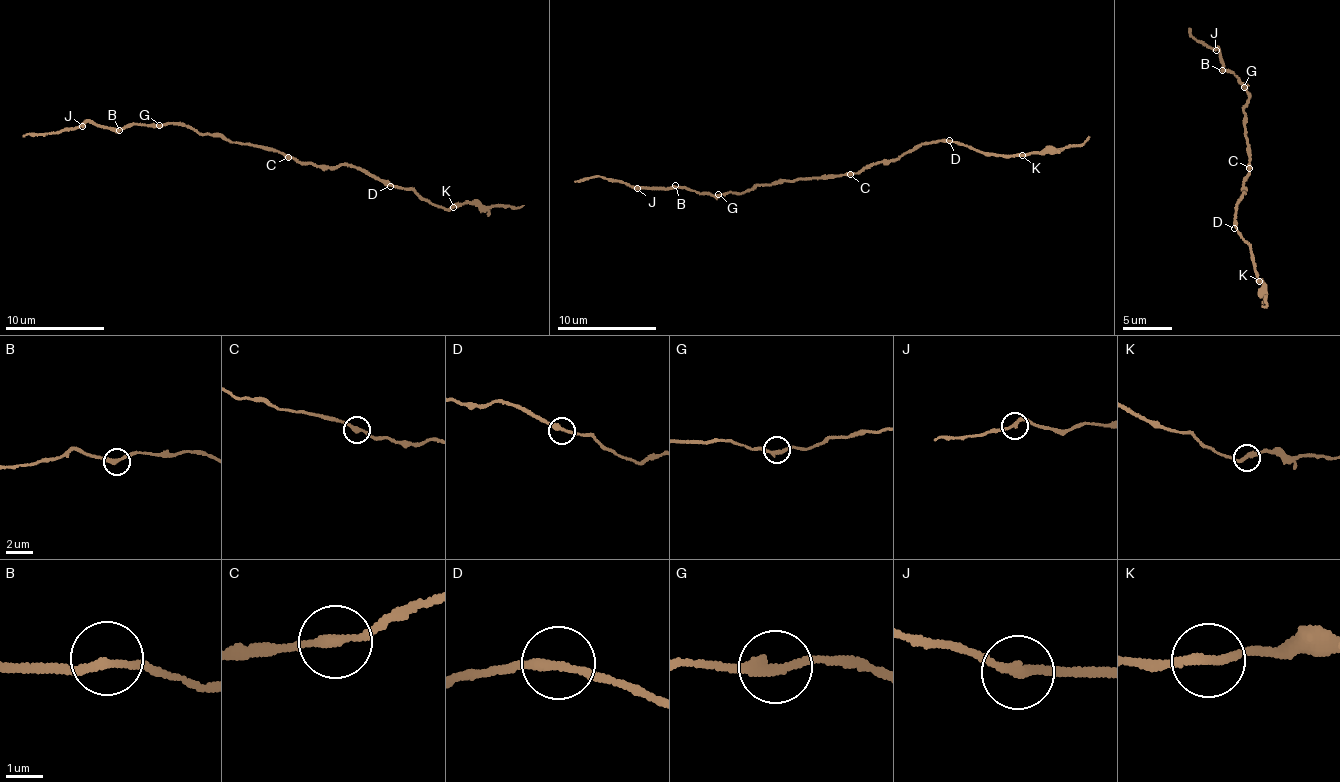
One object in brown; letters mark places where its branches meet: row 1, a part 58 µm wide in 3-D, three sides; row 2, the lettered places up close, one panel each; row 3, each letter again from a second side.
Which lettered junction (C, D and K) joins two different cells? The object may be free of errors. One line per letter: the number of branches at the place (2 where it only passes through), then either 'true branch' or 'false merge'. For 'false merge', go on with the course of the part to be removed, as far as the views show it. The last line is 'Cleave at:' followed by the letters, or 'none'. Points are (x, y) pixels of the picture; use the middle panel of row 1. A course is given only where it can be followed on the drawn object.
C: 2 | false merge | (850, 174), (706, 195), (679, 186), (634, 187), (600, 176), (574, 182)
D: 2 | true branch
K: 2 | true branch
Cleave at: C

